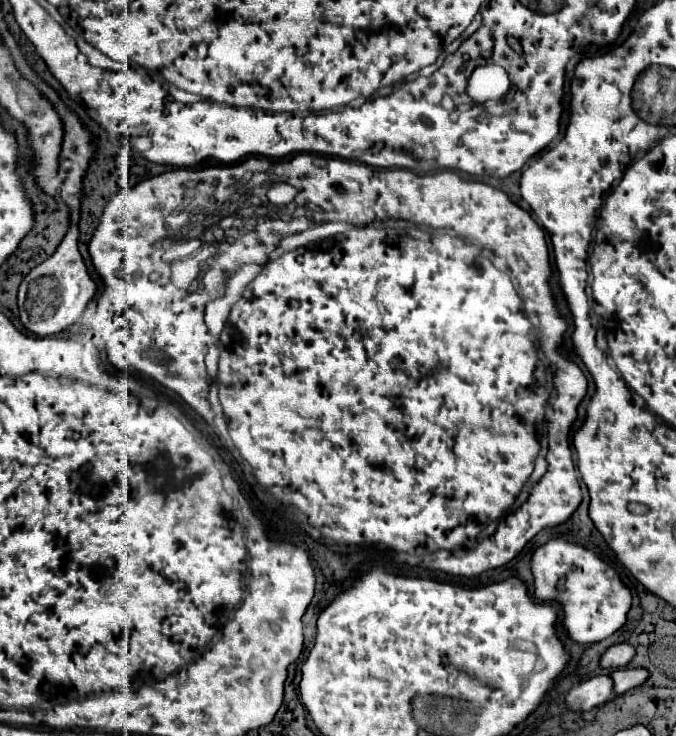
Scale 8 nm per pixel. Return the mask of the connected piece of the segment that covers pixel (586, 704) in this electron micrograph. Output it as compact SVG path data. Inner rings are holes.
M595 676L567 694L567 704L571 710L591 710L599 704L605 704L613 696L611 676Z

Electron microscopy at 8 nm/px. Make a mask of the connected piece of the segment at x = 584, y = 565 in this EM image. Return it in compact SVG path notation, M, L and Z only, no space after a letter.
M553 538L535 550L531 570L535 576L535 598L541 602L555 600L563 604L565 630L571 640L593 644L611 636L627 622L627 612L631 610L633 600L631 590L593 550L565 538Z

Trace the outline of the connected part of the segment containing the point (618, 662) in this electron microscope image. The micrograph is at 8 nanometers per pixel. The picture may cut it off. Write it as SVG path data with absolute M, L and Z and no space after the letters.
M627 642L615 644L601 656L601 666L607 668L607 670L625 668L631 662L633 656L635 656L635 648L631 644L627 644Z

